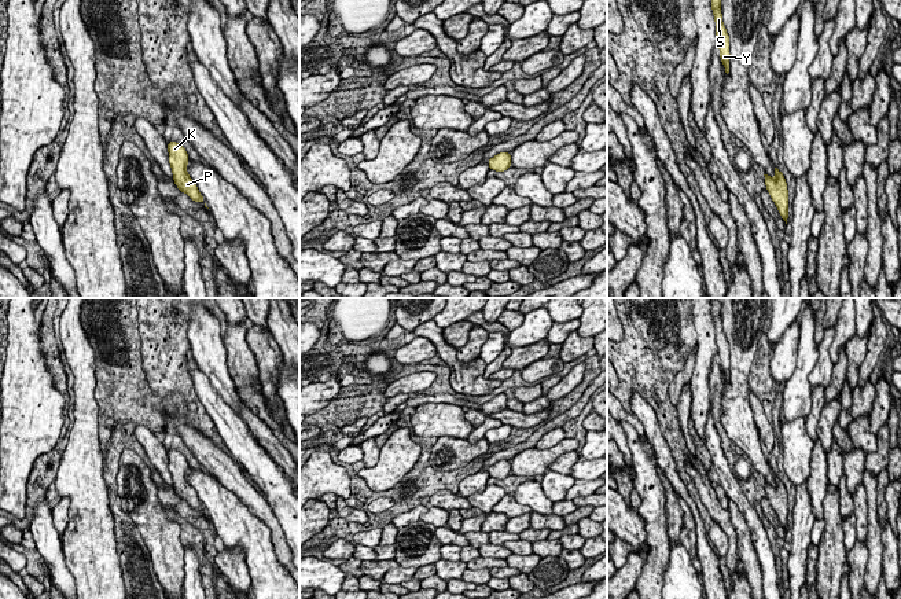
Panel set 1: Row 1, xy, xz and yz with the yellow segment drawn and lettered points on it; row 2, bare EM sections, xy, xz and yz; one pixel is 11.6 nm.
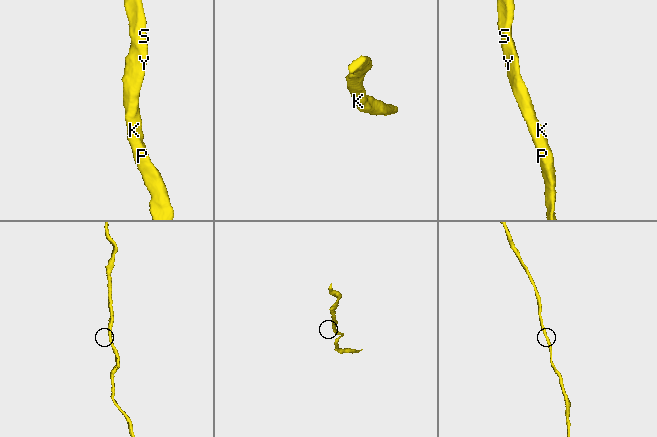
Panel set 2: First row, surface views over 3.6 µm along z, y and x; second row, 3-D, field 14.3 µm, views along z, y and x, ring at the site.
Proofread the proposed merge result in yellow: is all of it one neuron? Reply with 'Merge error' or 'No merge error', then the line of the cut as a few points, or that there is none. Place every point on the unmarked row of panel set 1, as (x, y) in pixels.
No merge error. No split

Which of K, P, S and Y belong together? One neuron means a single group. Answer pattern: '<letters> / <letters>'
K P S Y

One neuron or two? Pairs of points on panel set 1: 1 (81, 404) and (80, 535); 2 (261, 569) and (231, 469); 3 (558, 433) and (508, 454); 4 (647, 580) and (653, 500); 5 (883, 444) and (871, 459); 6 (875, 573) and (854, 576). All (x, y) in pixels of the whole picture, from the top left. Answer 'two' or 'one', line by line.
1: one
2: two
3: two
4: one
5: one
6: two

